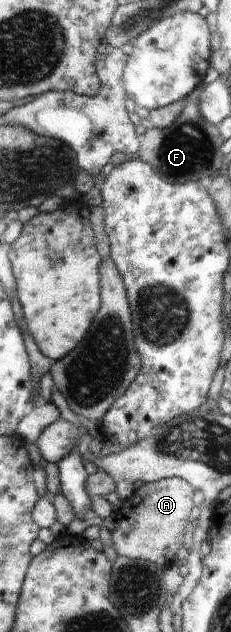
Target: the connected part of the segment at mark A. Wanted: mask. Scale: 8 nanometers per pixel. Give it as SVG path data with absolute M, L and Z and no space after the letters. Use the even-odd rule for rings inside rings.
M165 477L155 483L143 483L131 500L131 510L116 512L112 541L119 555L155 563L166 568L175 560L177 550L183 545L183 528L193 510L193 488L179 477ZM121 514L133 514L137 520L123 520ZM149 518L149 520L147 520Z

